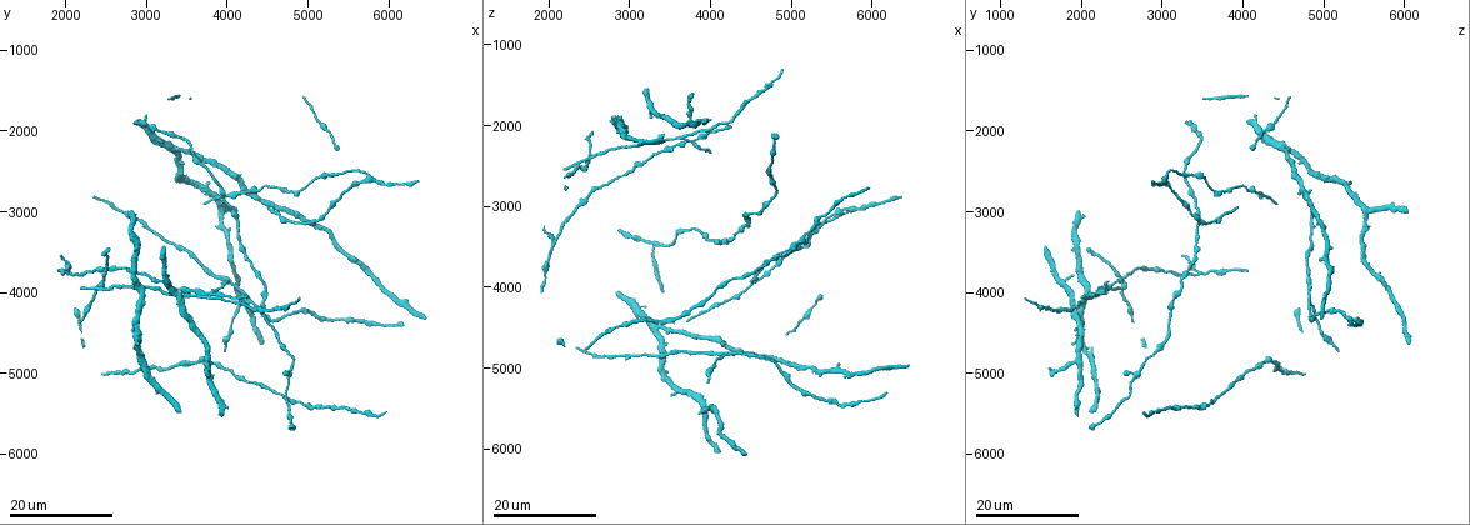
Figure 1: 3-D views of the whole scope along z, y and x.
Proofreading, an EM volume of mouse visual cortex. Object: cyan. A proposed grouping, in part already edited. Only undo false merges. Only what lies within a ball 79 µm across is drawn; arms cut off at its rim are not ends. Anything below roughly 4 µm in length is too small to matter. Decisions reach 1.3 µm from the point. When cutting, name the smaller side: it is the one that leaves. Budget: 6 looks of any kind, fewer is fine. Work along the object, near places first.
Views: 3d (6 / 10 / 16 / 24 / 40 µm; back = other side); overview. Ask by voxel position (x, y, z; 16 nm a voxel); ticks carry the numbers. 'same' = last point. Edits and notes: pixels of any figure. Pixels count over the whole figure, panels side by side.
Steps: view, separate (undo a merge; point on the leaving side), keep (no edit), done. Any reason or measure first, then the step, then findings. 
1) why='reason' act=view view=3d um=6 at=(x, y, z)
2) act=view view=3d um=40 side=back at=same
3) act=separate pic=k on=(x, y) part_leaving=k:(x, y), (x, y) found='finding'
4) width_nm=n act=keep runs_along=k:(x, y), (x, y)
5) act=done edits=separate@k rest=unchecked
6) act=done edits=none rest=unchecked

act=view view=3d um=24 at=(4000, 2800, 4300)

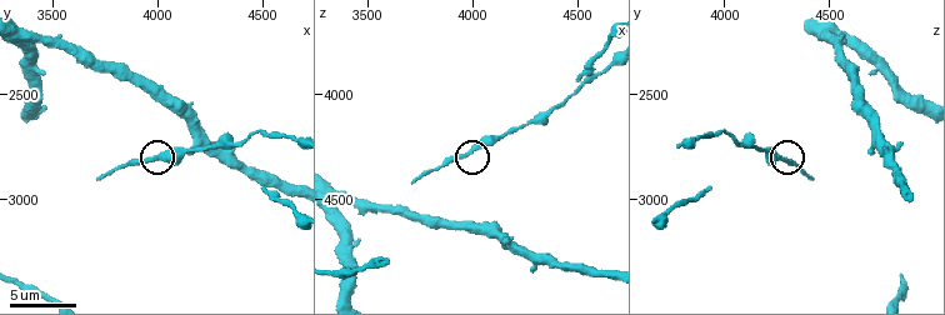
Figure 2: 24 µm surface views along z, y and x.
why='zoom in' act=view view=3d um=6 at=(3970, 2810, 4290)

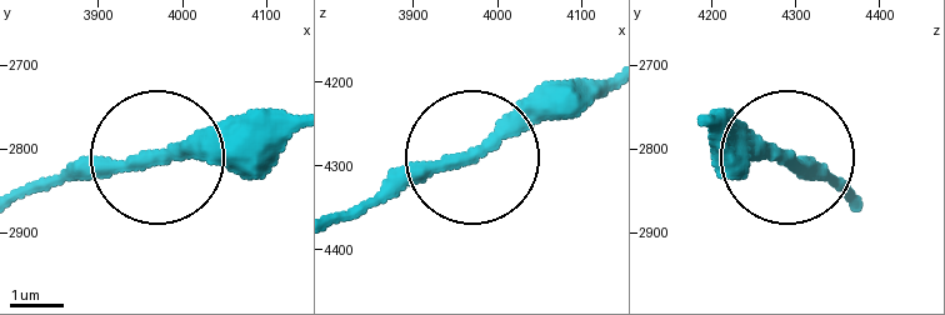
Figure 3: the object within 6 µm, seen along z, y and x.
side_arm_um=5 act=keep found='continuous, no second neuron'

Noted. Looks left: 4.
why='calibre changes' act=view view=3d um=6 at=(4400, 2730, 4070)

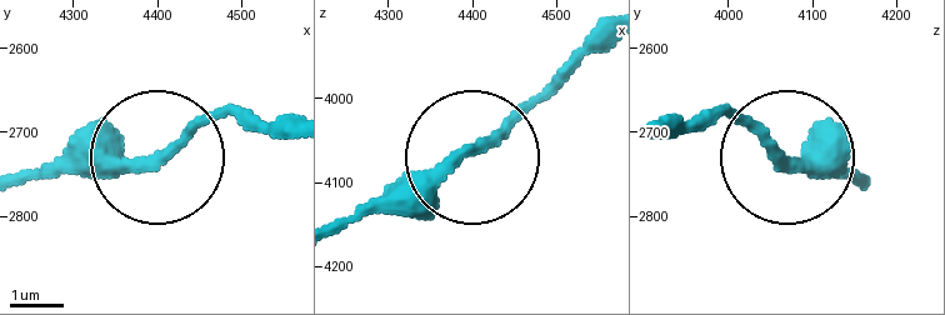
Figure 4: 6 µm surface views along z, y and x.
act=keep found='all the same neuron'

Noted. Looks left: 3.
why='arms part here' act=view view=3d um=24 at=(3750, 4000, 2150)

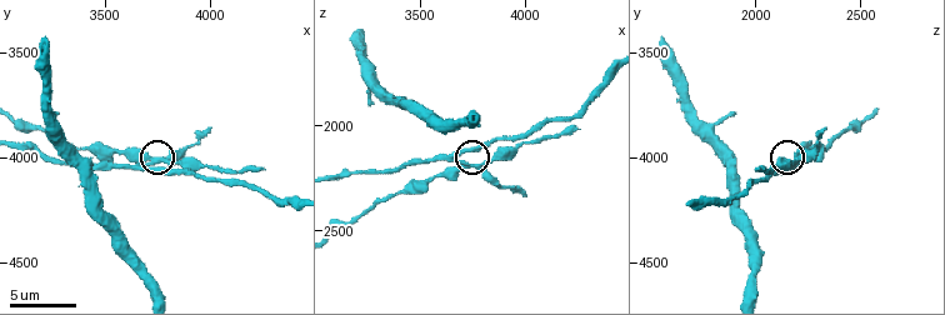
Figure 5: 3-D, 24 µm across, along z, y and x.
why='zoom in' act=view view=3d um=6 at=(3700, 4030, 2170)

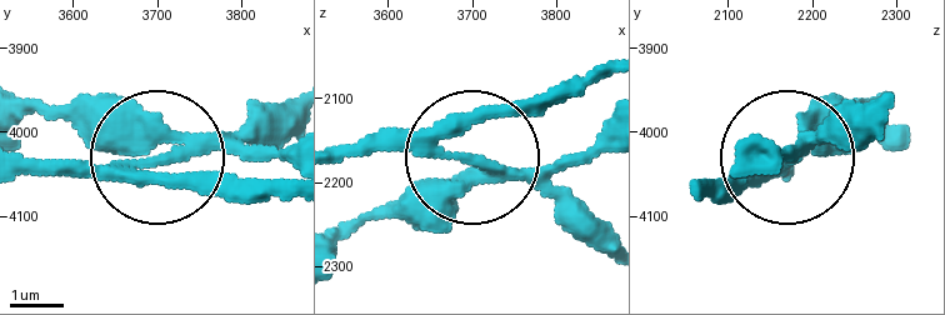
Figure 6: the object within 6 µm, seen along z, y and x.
side_arm_um=46 act=separate pic=6 on=(275, 120) part_leaving=6:(206, 136), (139, 168), (251, 178), (291, 195) found='two neurons meet here'

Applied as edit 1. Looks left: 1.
act=done edits=separate@6 rest=unchecked

